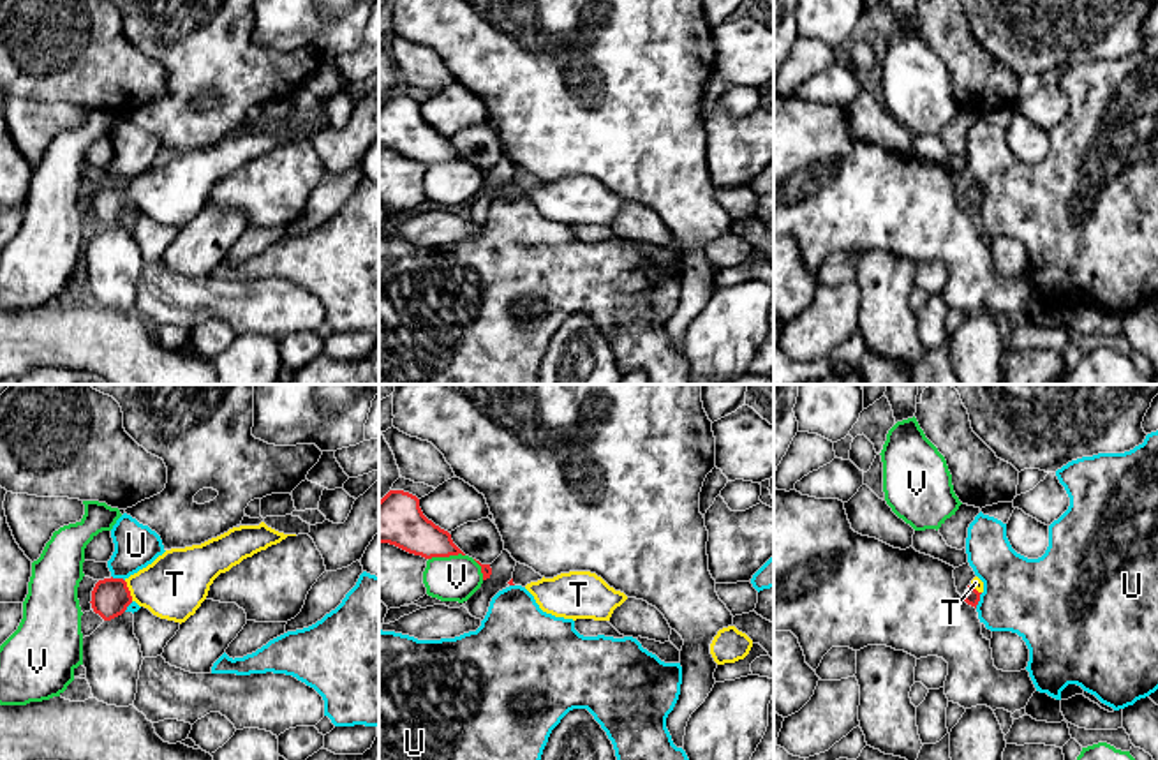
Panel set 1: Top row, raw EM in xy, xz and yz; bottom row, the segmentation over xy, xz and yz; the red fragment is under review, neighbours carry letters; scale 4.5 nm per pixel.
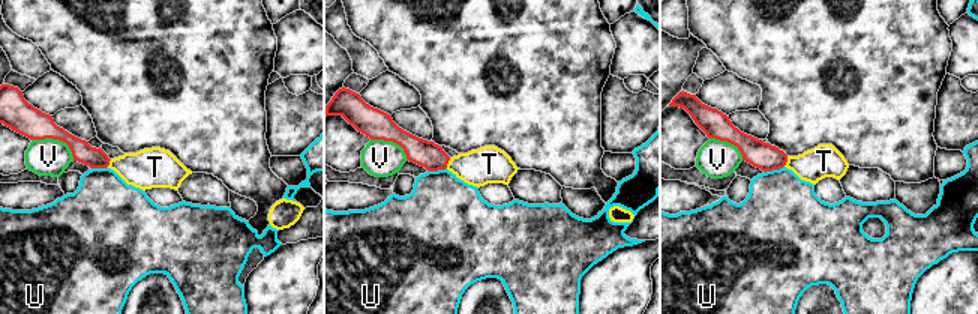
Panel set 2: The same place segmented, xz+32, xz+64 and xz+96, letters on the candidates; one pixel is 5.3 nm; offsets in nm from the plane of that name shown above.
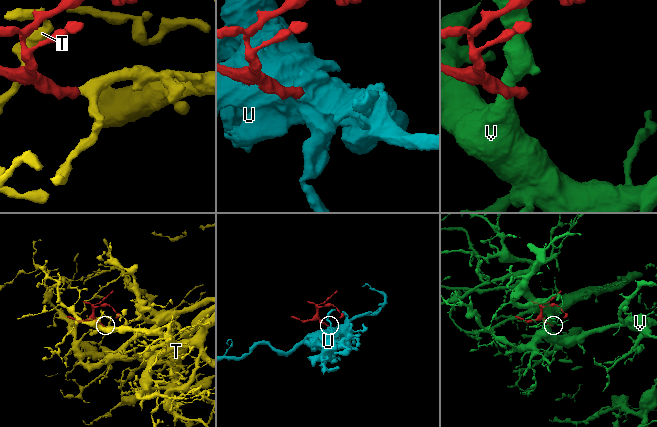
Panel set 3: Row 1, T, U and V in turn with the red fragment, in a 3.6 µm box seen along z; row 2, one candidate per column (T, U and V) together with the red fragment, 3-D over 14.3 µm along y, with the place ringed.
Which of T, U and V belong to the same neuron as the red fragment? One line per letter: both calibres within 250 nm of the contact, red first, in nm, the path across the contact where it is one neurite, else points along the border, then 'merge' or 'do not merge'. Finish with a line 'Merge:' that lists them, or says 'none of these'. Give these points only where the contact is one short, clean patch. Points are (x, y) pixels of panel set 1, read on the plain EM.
T: 180/300 nm | across xy (110, 203), (129, 196), (175, 189) | merge
U: 80/360 nm | along yz (982, 198), (975, 212) | do not merge
V: 200/200 nm | along xz (464, 159), (432, 161), (429, 164) | do not merge
Merge: T

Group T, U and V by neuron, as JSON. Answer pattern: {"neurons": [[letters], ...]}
{"neurons": [["T"], ["U"], ["V"]]}

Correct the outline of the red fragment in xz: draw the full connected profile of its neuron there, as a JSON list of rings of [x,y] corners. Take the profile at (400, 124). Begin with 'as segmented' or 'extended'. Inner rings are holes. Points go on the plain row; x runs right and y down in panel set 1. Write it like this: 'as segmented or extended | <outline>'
as segmented | [[[390,95],[379,106],[379,148],[395,150],[425,164],[465,160],[448,136],[423,120],[419,104],[404,95]]]

